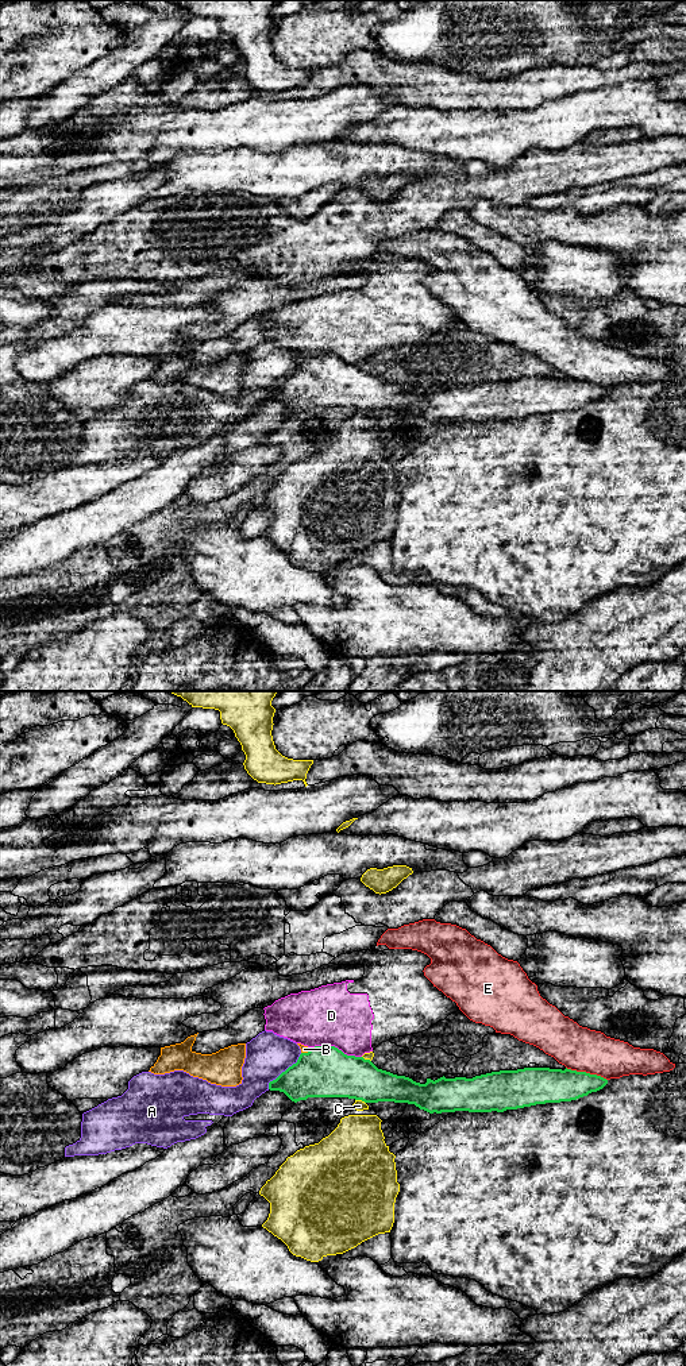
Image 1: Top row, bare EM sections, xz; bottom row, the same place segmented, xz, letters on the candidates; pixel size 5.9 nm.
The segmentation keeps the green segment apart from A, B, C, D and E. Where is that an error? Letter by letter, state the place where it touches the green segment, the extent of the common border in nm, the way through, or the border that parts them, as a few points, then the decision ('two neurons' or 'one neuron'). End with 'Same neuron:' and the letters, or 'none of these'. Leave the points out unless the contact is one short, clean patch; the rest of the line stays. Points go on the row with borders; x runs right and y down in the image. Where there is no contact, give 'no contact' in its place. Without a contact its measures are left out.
A: meets green in xz at (285, 1071); contact 300 nm long; border along xz (301, 1053), (295, 1062), (269, 1083), (268, 1088); two neurons
B: meets green in xz at (305, 1053); contact 70 nm long; runs through xz (324, 1071), (305, 1053), (304, 1049); one neuron
C: meets green in xz at (361, 1099); contact 70 nm long; two neurons
D: meets green in xz at (334, 1046); contact 320 nm long; two neurons
E: meets green in xz at (585, 1072); contact 260 nm long; two neurons
Same neuron: B

